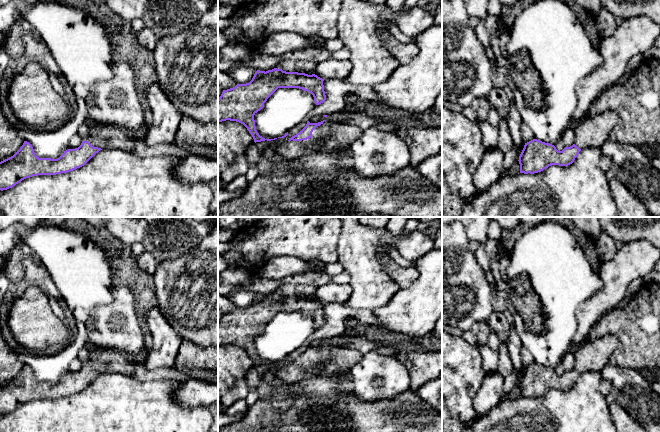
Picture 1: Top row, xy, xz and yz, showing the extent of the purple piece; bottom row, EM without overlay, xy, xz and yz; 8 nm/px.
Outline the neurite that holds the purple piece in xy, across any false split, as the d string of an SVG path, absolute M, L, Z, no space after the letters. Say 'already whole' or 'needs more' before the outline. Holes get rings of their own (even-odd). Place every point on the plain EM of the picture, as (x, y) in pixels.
needs more; M90 347L90 363L82 365L75 373L68 373L57 383L39 382L35 379L32 369L24 365L20 373L11 381L0 386L0 414L7 414L26 402L38 399L56 399L67 397L84 390L96 377L102 373L118 372L124 375L134 375L134 361L126 353L115 350L105 350Z

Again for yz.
needs more; M605 334L594 341L587 340L573 349L574 368L562 375L558 375L552 368L537 363L525 367L518 384L520 397L538 397L551 389L568 390L574 386L583 372L601 372L610 362L617 343L617 337L610 334Z

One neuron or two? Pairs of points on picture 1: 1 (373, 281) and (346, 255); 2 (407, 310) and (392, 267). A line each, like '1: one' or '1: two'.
1: one
2: two

